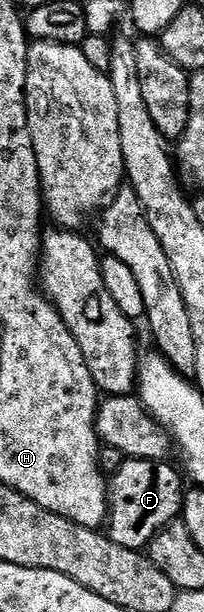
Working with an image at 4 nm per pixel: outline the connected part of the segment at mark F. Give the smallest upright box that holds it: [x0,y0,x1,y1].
[108,459,184,550]

